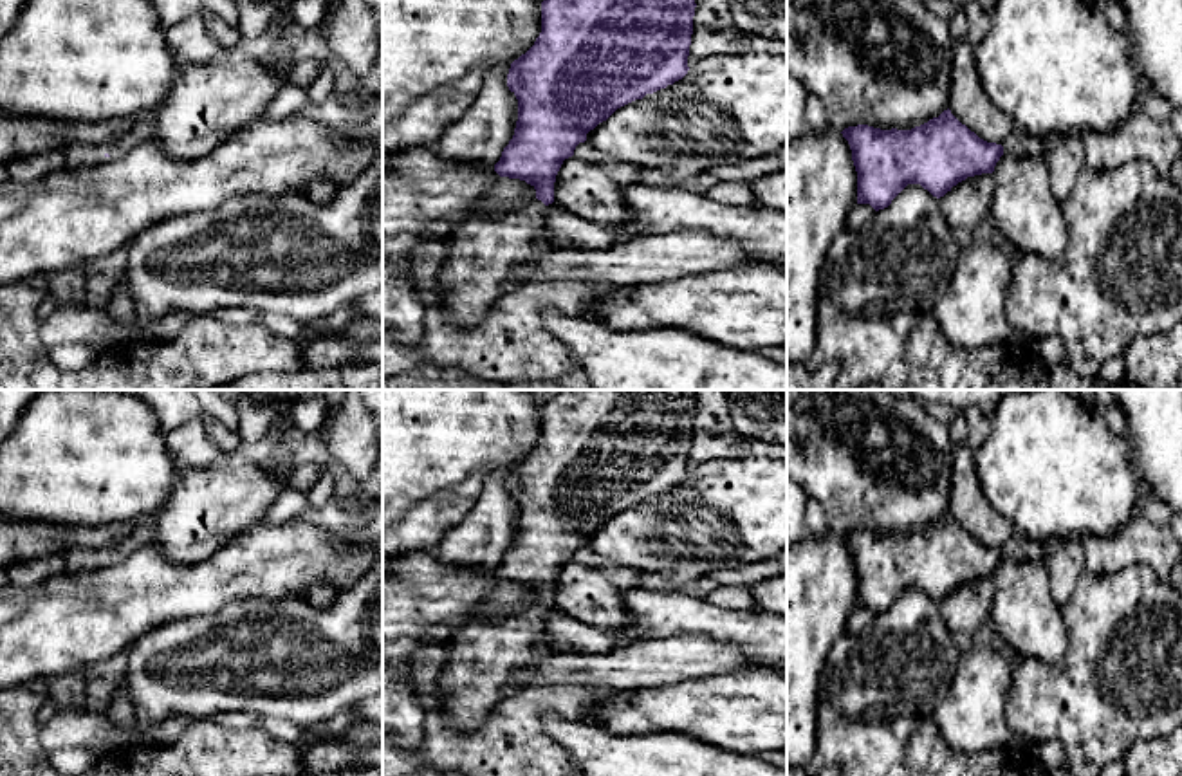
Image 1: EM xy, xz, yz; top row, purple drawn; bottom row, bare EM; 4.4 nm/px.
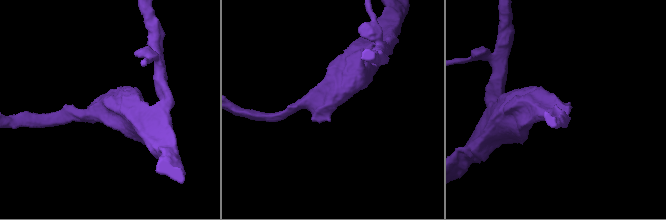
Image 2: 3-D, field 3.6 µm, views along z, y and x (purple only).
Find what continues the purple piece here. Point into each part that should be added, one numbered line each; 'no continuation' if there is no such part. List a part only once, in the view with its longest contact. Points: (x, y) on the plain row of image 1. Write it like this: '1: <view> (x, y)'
1: xz (482, 655)

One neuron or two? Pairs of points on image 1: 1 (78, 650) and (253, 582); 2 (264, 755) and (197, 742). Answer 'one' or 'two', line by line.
1: one
2: one

